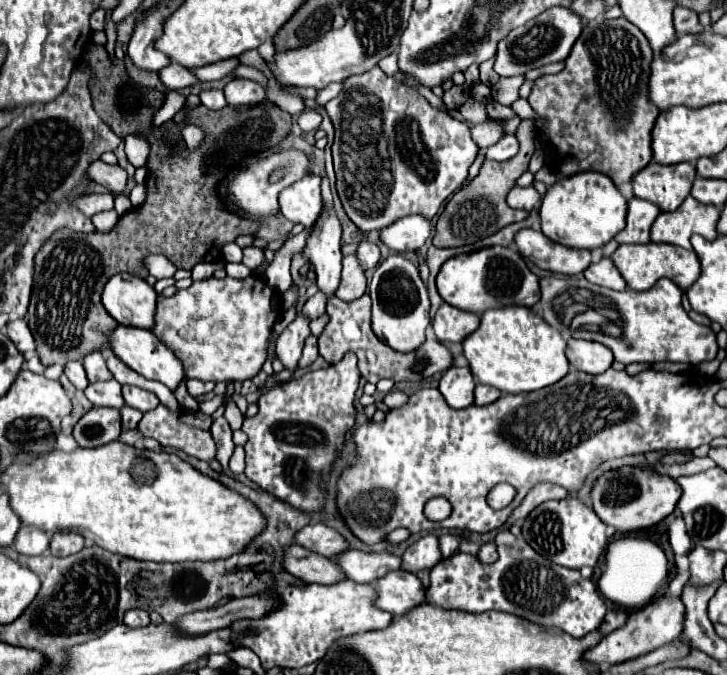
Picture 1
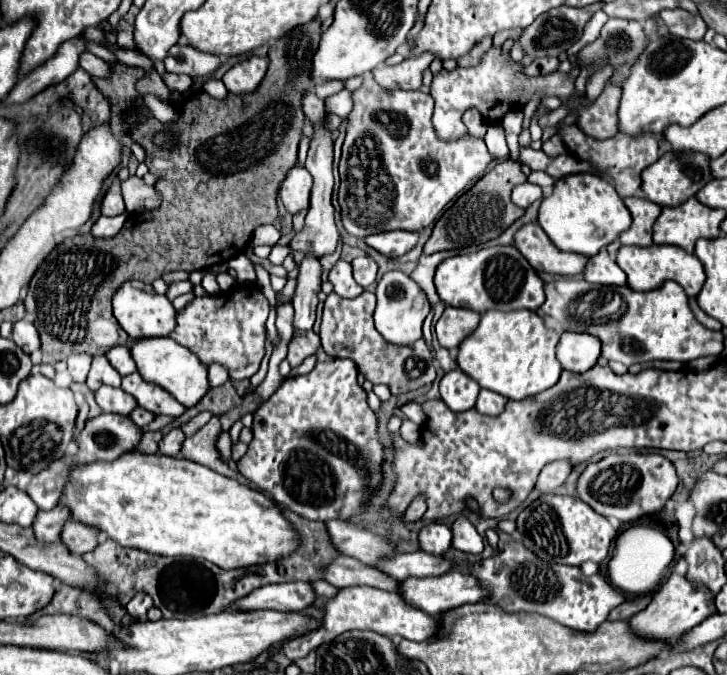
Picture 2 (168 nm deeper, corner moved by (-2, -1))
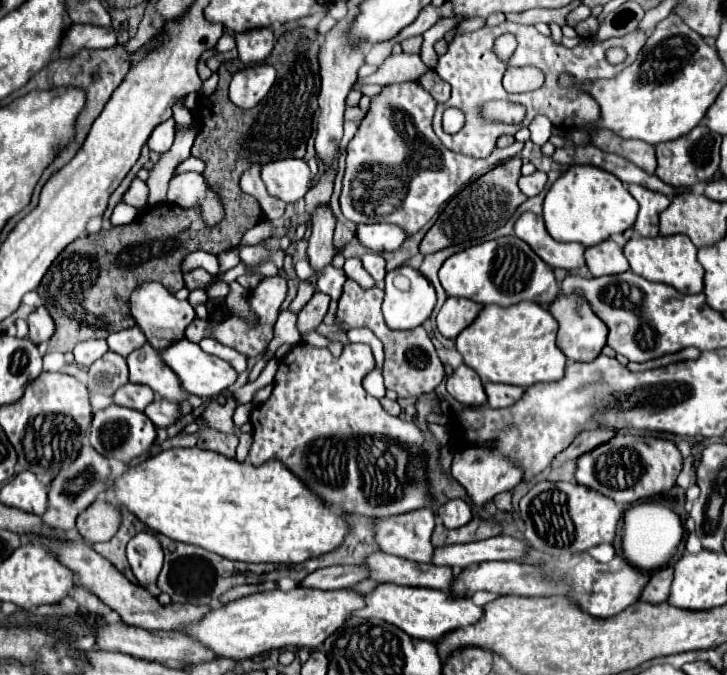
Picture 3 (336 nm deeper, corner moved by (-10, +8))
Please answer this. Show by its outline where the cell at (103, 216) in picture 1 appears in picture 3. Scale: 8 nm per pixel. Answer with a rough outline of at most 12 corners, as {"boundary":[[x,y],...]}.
{"boundary":[[119,203],[111,215],[113,225],[127,225],[137,209]]}

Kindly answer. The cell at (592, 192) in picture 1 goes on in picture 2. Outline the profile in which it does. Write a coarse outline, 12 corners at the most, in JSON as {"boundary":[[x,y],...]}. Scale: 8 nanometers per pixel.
{"boundary":[[609,180],[555,182],[539,224],[559,250],[595,256],[631,226]]}

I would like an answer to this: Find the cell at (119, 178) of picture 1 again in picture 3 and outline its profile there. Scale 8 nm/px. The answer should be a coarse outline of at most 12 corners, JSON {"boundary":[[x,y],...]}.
{"boundary":[[199,173],[169,181],[169,203],[197,209],[205,225],[223,219],[221,197]]}

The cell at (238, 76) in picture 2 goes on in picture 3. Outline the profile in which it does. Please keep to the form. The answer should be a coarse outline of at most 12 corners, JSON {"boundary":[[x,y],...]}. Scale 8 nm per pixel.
{"boundary":[[271,27],[235,33],[239,59],[251,65],[269,57]]}

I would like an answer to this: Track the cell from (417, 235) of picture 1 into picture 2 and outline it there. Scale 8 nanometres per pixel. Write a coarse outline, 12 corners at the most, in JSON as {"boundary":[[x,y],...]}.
{"boundary":[[389,230],[371,234],[365,244],[399,258],[419,240],[417,232]]}

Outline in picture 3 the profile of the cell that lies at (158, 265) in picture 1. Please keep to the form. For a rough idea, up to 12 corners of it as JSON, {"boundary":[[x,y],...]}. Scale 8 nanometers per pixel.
{"boundary":[[205,269],[185,273],[185,287],[207,291],[215,277]]}

